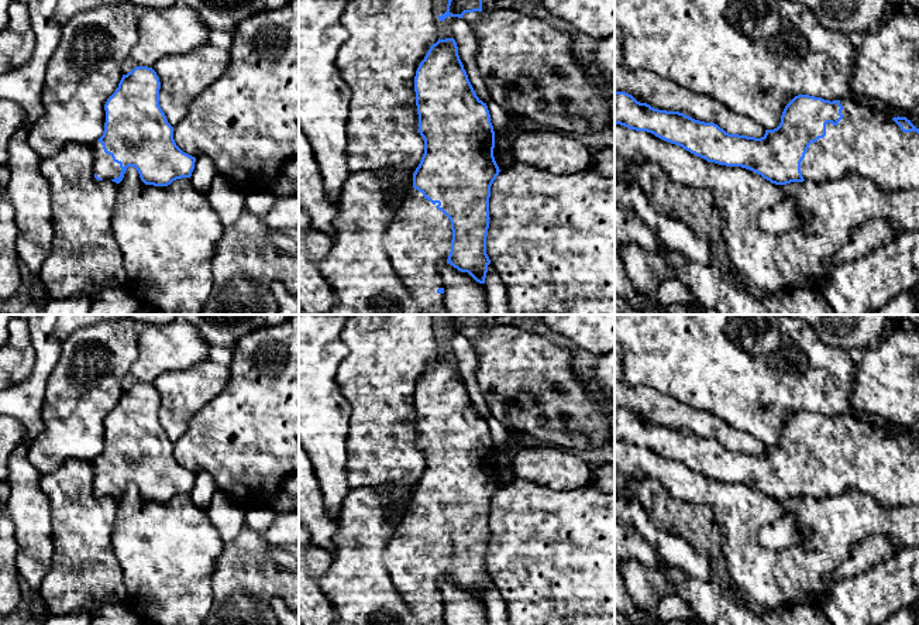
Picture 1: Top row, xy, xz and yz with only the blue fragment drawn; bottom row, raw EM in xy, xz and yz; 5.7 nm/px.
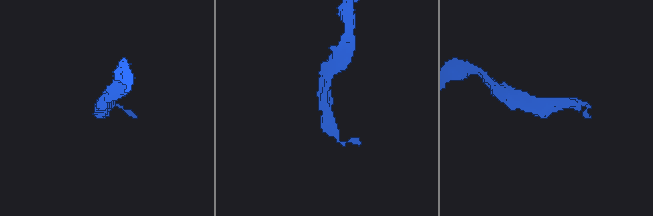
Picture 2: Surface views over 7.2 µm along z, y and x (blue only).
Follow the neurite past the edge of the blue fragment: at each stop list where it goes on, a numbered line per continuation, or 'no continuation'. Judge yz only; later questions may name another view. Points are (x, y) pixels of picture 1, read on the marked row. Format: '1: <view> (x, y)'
1: yz (864, 143)

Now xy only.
1: xy (105, 167)

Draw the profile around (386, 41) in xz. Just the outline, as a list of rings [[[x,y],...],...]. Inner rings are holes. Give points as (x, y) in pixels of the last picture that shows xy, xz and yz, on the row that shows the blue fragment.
[[[348,0],[341,23],[348,38],[335,65],[351,90],[347,121],[347,162],[352,172],[382,174],[392,186],[410,179],[424,154],[419,133],[414,76],[430,47],[438,41],[433,0]]]

